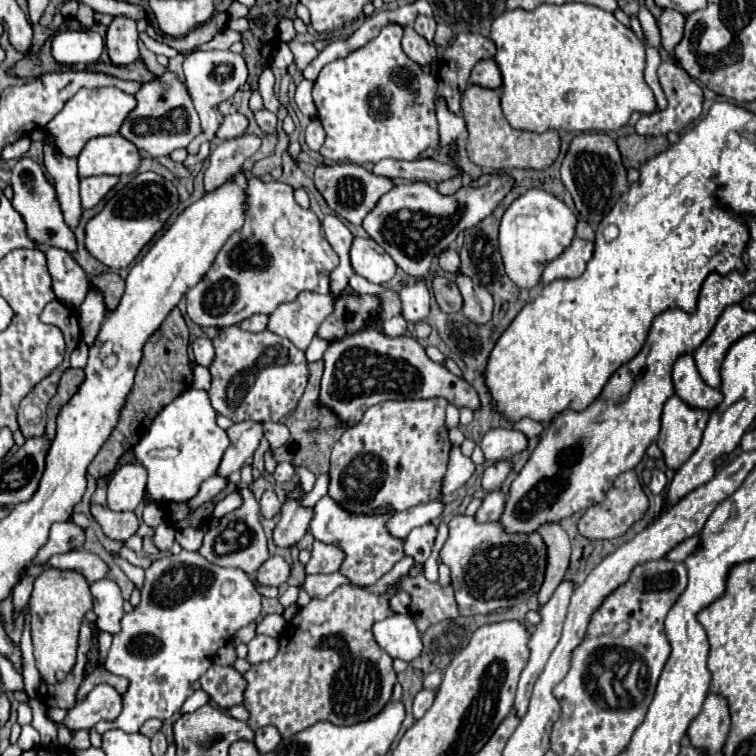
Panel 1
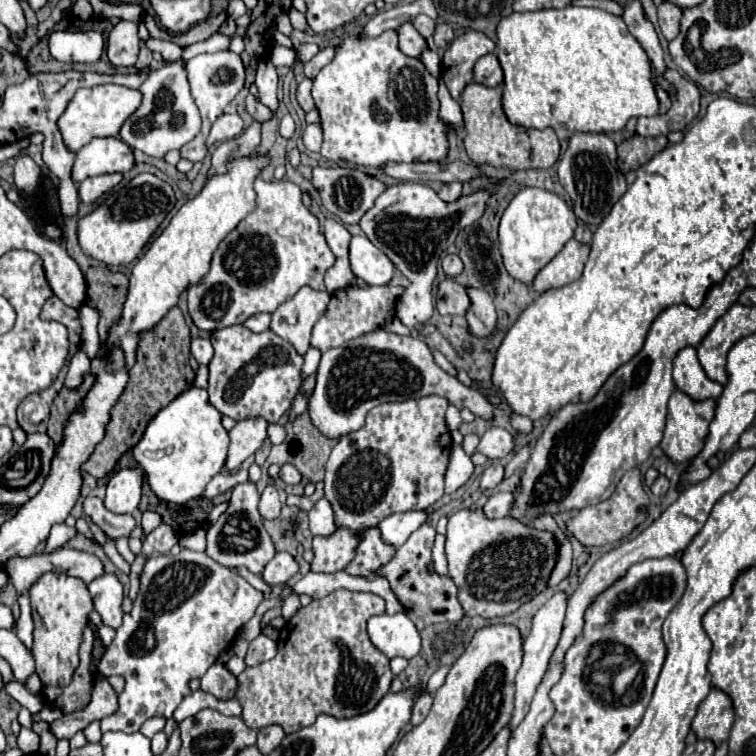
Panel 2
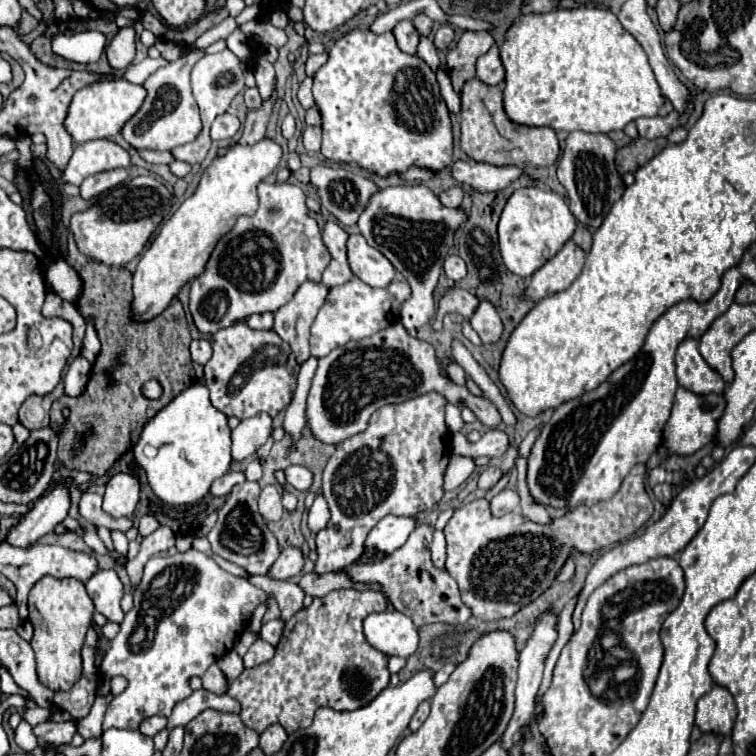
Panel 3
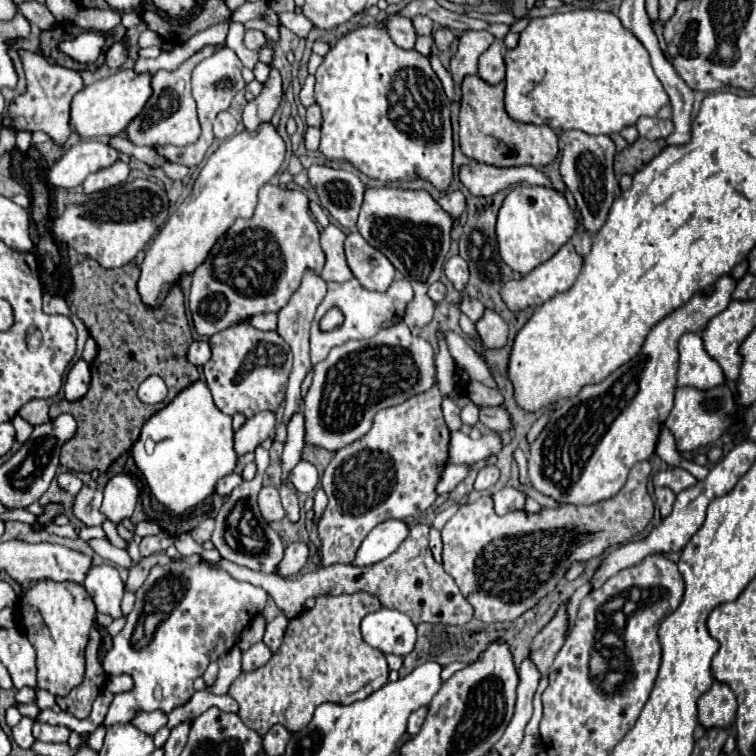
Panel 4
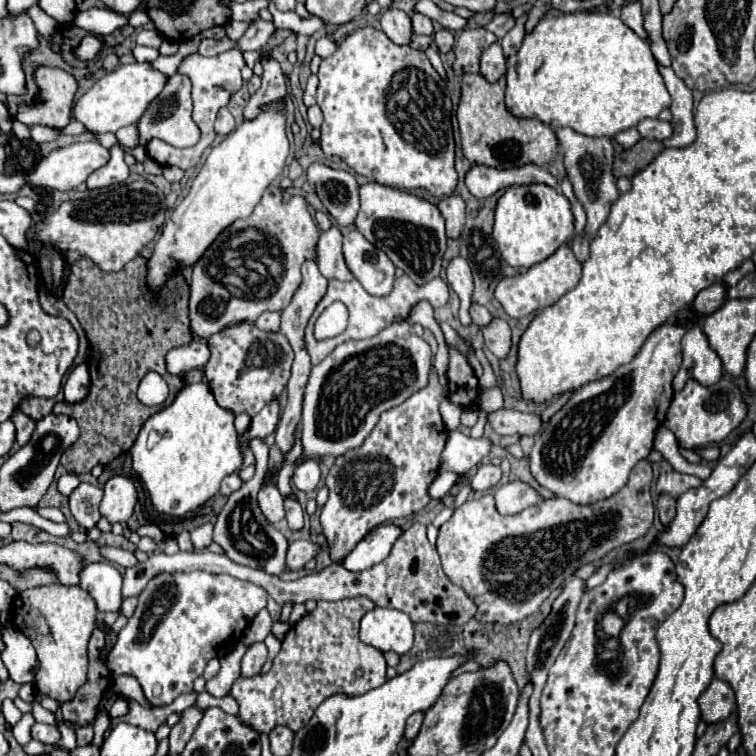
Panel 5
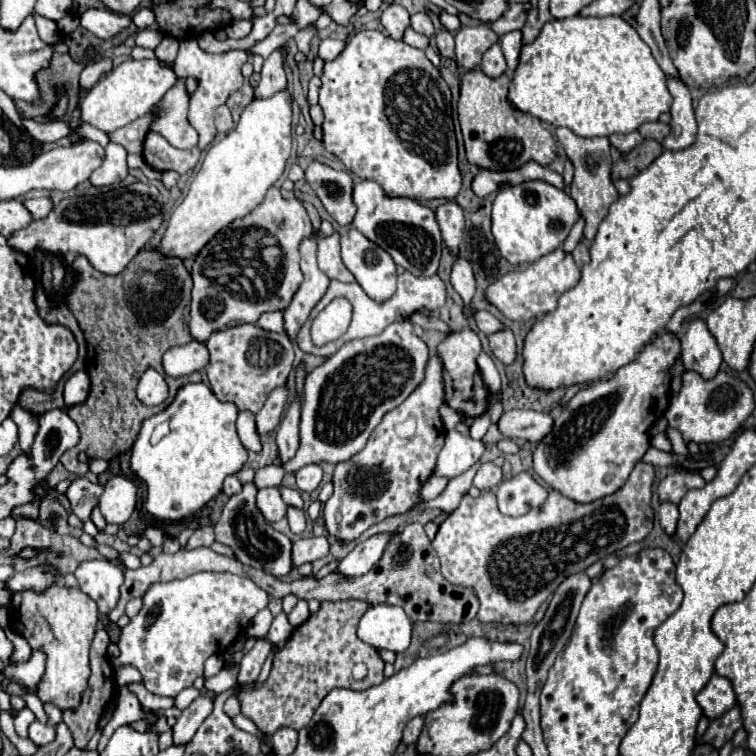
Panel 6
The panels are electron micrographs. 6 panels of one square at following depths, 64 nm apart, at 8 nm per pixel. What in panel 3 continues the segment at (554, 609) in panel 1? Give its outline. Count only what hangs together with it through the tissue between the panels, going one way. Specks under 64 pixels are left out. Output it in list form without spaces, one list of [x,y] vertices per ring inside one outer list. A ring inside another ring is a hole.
[[[546,608],[538,618],[536,618],[536,626],[526,642],[526,648],[520,652],[520,668],[518,668],[518,684],[516,684],[516,708],[514,708],[514,716],[502,736],[502,746],[508,750],[514,746],[514,742],[520,738],[520,728],[530,720],[532,712],[534,712],[534,698],[536,692],[540,688],[542,682],[542,672],[544,672],[544,662],[554,646],[558,638],[558,612],[554,612],[552,608]]]

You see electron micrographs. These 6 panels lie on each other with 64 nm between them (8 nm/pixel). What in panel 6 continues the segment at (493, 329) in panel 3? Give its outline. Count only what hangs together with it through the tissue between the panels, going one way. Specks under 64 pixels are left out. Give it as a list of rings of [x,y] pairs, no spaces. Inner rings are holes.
[[[504,328],[500,332],[488,334],[488,342],[490,342],[490,350],[492,354],[504,362],[504,364],[512,364],[516,358],[516,342],[514,342],[514,334],[510,328]]]

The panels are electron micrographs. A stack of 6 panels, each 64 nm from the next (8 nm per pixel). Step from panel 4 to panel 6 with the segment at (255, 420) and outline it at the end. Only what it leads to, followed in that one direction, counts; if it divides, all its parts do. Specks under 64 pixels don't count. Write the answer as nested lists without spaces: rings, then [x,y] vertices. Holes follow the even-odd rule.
[[[286,386],[274,390],[270,394],[270,398],[266,400],[264,408],[256,414],[256,430],[258,430],[260,436],[270,434],[280,424],[282,412],[286,408],[286,398],[288,398],[288,388]]]

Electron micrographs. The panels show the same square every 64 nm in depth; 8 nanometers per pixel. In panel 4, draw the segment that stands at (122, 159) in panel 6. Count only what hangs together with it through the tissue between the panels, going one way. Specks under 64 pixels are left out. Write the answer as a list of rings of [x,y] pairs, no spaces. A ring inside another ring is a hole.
[[[116,162],[104,170],[98,170],[84,180],[84,184],[82,184],[84,194],[92,194],[92,192],[106,190],[110,186],[116,186],[128,178],[128,172],[130,172],[130,168],[124,162]]]

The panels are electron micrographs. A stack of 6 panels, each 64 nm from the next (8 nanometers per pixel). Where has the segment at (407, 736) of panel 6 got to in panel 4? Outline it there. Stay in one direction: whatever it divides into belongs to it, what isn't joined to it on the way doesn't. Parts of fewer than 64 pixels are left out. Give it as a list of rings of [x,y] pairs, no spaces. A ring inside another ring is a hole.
[[[422,706],[420,710],[416,710],[416,712],[408,718],[408,734],[410,734],[410,736],[418,734],[418,730],[420,730],[420,726],[422,726],[422,722],[426,720],[426,714],[428,714],[428,708],[426,708],[426,706]]]

